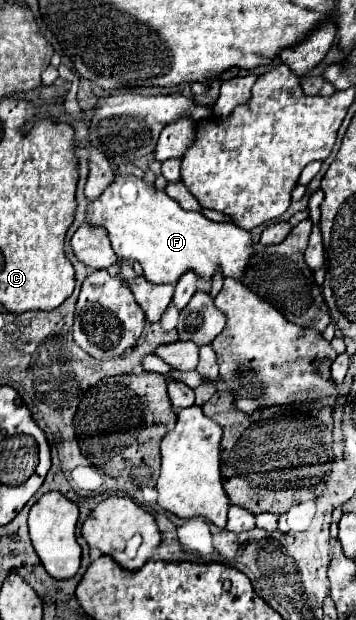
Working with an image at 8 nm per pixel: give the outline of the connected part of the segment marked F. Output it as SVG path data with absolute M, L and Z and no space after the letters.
M117 174L111 188L91 202L89 212L89 222L109 232L117 256L141 262L151 284L175 284L189 270L209 282L215 272L221 272L223 278L241 278L255 254L247 230L231 222L211 222L199 212L187 212L165 192L157 192L155 186L131 174Z

